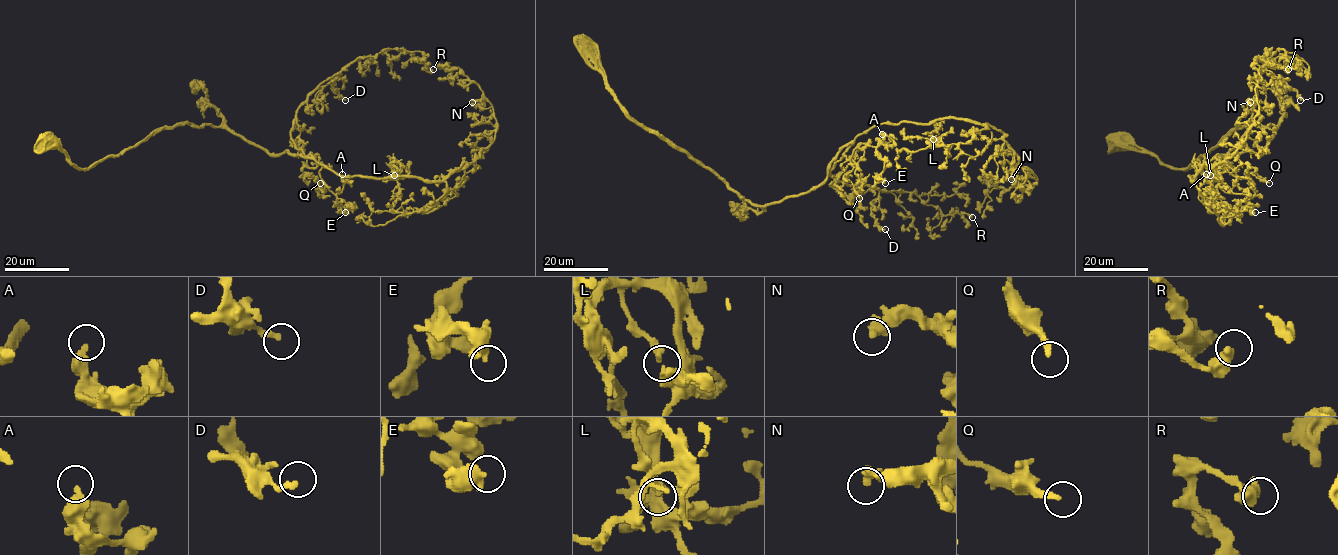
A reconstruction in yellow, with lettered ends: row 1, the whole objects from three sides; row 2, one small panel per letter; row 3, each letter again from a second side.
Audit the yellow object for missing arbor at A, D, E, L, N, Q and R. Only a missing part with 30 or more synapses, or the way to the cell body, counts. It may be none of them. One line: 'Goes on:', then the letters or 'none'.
Goes on: none

